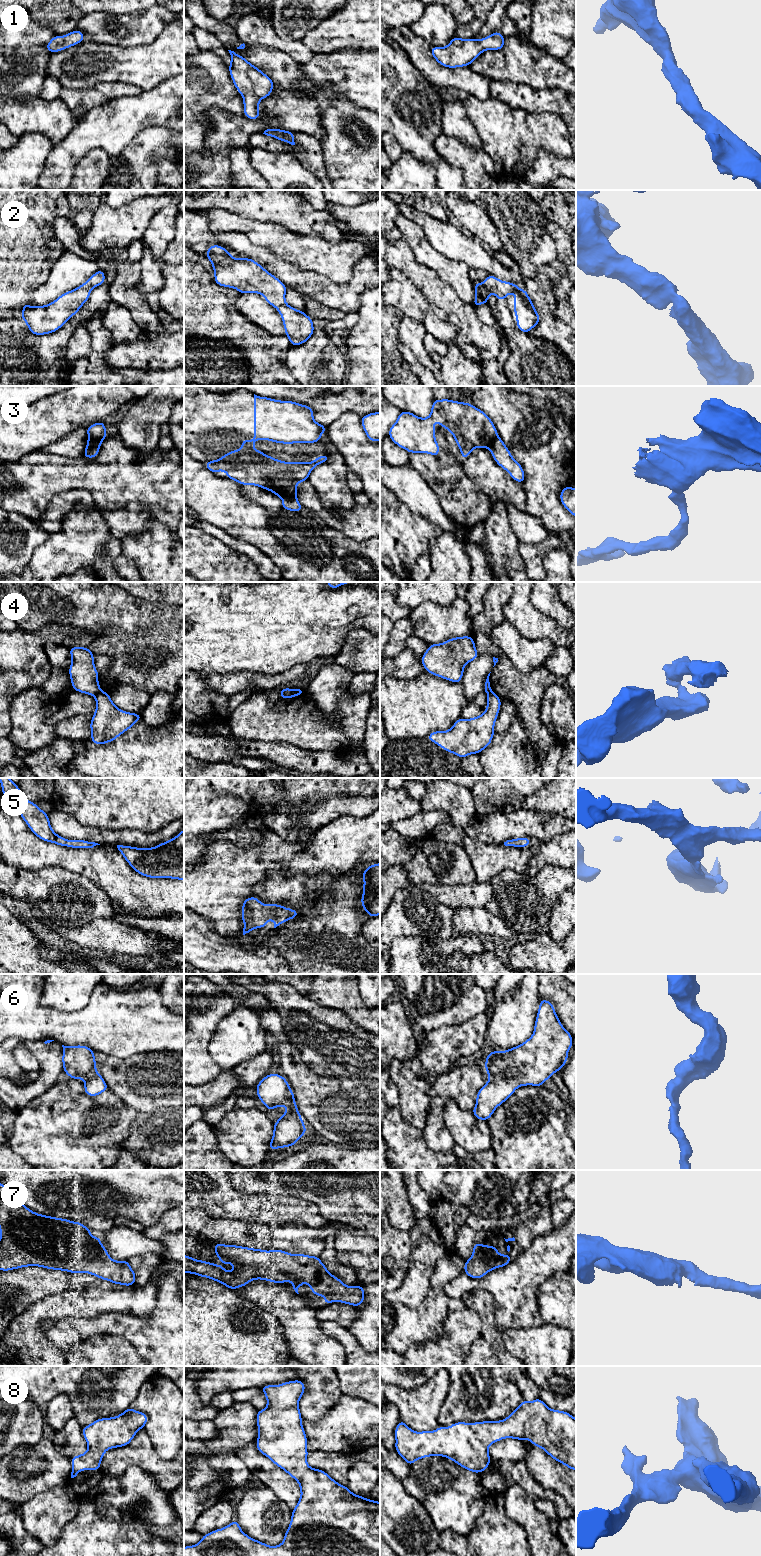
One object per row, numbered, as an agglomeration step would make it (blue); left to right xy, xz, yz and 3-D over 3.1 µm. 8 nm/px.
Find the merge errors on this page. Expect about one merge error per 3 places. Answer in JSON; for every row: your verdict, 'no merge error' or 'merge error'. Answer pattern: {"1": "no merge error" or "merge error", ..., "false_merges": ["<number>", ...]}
{"1": "no merge error", "2": "no merge error", "3": "merge error", "4": "merge error", "5": "no merge error", "6": "no merge error", "7": "no merge error", "8": "no merge error", "false_merges": ["3", "4"]}

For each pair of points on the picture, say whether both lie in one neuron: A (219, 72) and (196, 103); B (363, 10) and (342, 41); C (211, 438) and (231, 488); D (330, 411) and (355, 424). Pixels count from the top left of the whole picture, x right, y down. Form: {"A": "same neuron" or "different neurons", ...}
{"A": "same neuron", "B": "same neuron", "C": "different neurons", "D": "different neurons"}

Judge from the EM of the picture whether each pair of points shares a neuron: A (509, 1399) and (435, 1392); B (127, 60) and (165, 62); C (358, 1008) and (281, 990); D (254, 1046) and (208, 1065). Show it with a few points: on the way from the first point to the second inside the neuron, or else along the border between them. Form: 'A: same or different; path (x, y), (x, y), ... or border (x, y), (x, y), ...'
A: different; border (450, 1376), (447, 1398), (441, 1406), (438, 1415)
B: same; path (136, 62), (156, 62)
C: different; border (315, 1001), (321, 1006), (337, 1010)
D: different; border (210, 1039), (208, 1052), (222, 1070)

